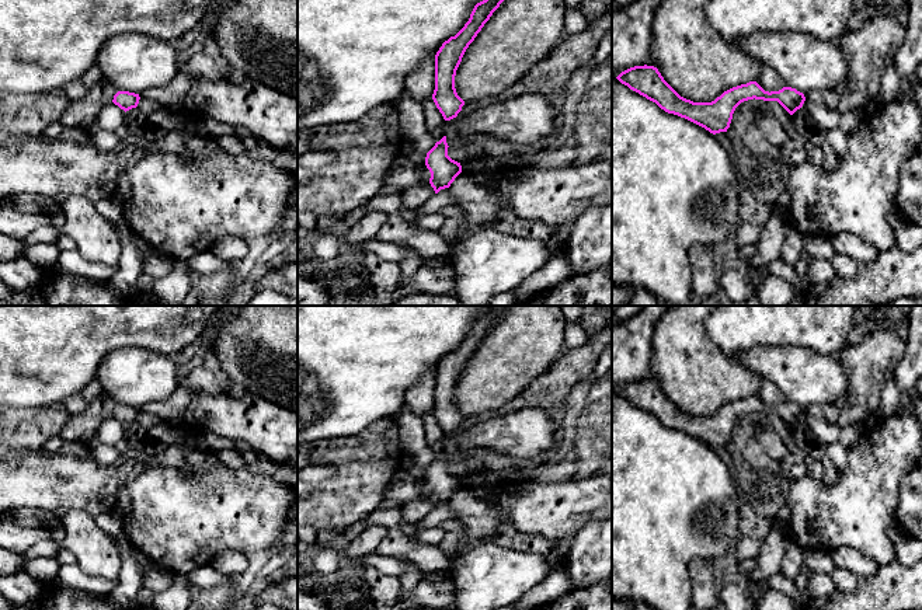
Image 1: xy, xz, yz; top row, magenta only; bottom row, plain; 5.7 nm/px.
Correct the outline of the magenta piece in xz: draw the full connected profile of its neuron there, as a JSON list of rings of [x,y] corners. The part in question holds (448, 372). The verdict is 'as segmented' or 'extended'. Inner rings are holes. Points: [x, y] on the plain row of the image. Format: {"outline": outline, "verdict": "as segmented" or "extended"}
{"outline": [[[491,306],[486,314],[477,317],[465,341],[445,355],[436,366],[432,414],[445,435],[456,432],[465,419],[465,415],[456,407],[455,390],[466,363],[509,307]]], "verdict": "as segmented"}

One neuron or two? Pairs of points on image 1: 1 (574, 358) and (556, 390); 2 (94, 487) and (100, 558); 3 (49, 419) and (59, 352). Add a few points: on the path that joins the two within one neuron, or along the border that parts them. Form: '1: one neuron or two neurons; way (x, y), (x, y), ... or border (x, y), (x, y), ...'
1: one neuron; way (573, 366), (557, 382)
2: two neurons; border (62, 516), (69, 511), (84, 511), (93, 518)
3: two neurons; border (61, 401), (20, 410)

